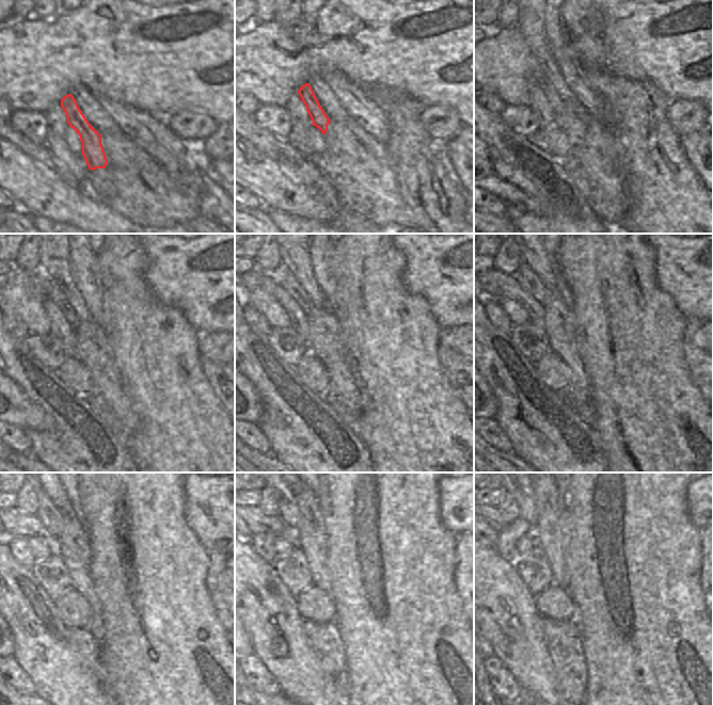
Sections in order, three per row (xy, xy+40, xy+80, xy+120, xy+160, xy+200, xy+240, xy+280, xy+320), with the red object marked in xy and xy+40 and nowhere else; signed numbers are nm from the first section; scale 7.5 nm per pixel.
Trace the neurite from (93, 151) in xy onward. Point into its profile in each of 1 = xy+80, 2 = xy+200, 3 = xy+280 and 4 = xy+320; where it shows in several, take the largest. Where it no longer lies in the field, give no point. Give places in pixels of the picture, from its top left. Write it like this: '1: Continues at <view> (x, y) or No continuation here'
1: Continues at xy+80 (539, 80)
2: Continues at xy+200 (495, 284)
3: Continues at xy+280 (257, 523)
4: Continues at xy+320 (495, 521).

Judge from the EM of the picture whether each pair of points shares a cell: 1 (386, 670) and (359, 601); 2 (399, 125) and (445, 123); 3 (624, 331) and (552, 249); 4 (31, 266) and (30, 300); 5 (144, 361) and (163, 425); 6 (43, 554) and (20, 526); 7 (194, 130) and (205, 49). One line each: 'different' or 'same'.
1: same
2: different
3: different
4: different
5: same
6: different
7: different

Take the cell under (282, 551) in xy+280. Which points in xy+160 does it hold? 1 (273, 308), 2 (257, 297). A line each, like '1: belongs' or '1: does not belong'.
1: belongs
2: belongs

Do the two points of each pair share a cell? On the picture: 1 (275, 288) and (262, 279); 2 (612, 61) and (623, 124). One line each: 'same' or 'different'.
1: same
2: different

